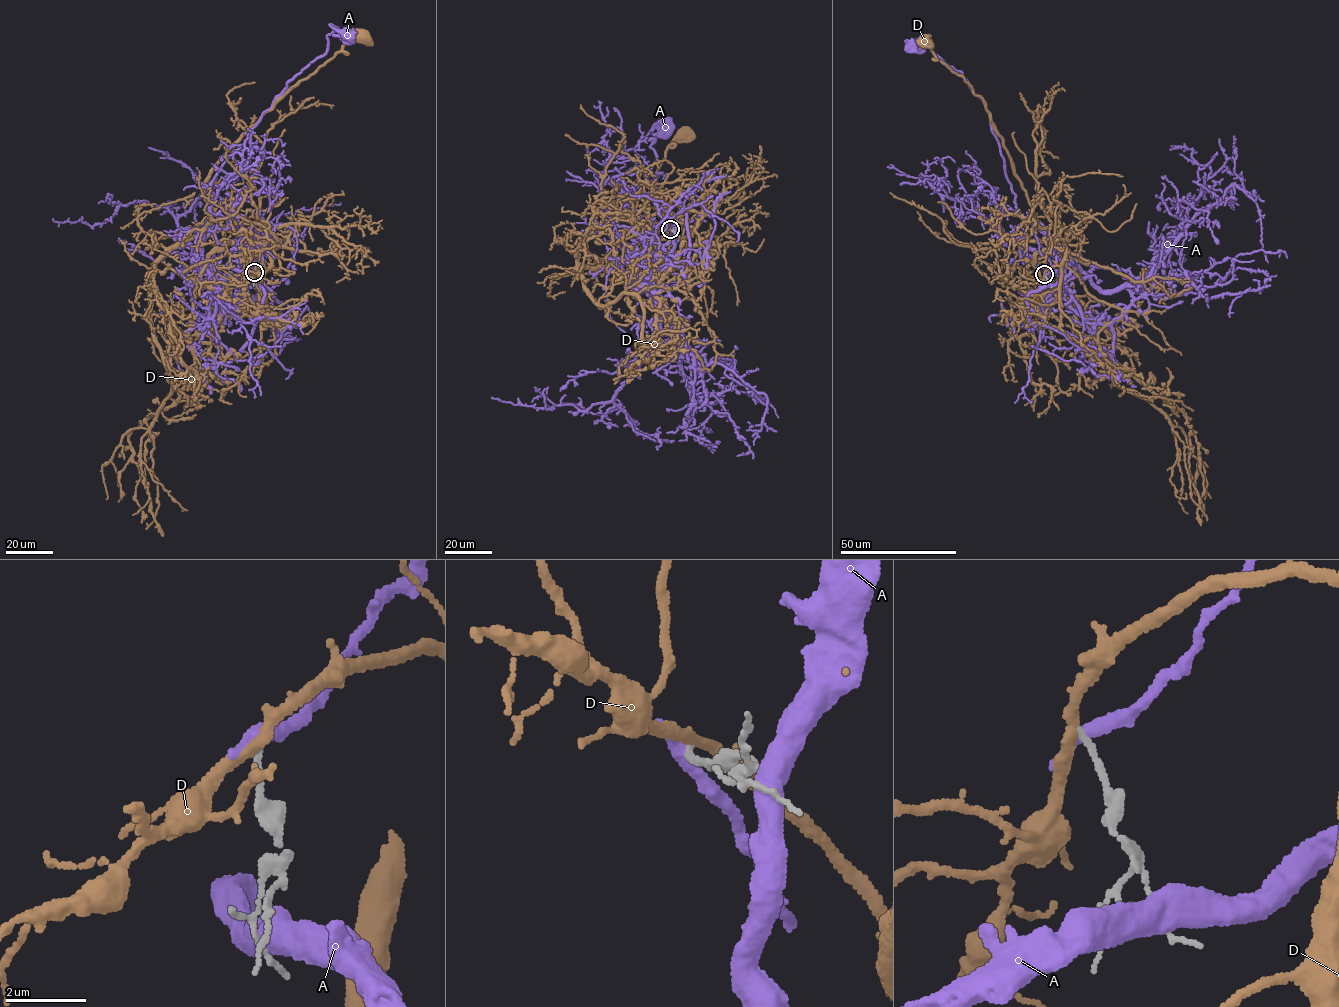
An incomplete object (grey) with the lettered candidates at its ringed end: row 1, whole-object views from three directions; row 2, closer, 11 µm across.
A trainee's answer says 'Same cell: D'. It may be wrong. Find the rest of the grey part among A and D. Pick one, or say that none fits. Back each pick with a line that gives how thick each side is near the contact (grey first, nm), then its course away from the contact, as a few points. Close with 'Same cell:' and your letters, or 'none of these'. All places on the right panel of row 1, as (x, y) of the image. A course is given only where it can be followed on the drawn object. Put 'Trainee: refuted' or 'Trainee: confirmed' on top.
Trainee: refuted
Same cell: none of these

